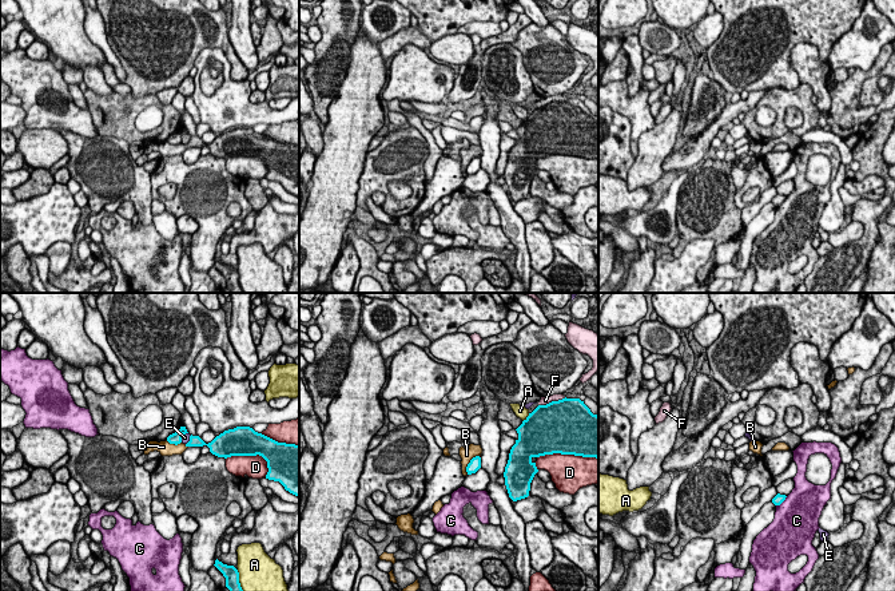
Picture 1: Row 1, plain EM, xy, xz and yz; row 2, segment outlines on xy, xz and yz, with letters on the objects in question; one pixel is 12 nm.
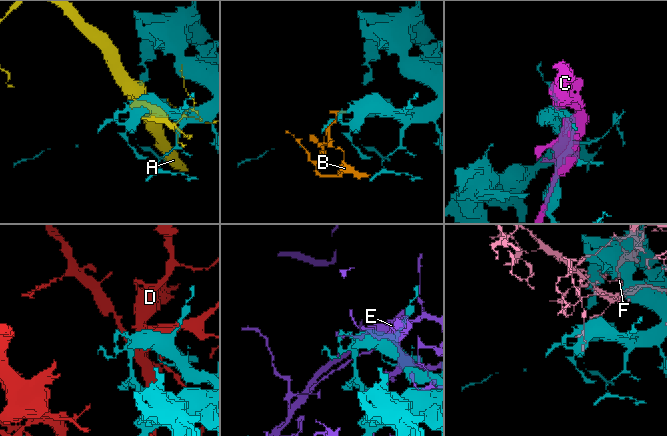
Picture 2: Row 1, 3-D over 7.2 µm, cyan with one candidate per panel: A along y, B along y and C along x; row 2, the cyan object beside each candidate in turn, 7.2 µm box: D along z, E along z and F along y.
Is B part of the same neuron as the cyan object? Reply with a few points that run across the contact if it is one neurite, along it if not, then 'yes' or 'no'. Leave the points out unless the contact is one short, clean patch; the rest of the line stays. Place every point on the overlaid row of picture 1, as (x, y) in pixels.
yes

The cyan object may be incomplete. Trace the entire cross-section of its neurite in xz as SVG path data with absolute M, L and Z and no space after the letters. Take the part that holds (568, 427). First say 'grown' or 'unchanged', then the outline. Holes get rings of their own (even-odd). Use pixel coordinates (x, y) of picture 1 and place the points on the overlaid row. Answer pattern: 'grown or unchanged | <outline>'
unchanged | M562 398L538 405L516 429L518 439L512 447L504 477L509 497L513 501L529 496L530 483L538 472L533 457L561 453L598 459L598 416L580 398Z

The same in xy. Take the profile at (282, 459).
grown | M186 427L167 437L166 441L150 441L144 455L158 451L162 456L182 455L188 447L207 445L218 457L262 456L267 461L266 479L279 481L286 491L299 497L299 445L278 443L250 427L236 427L224 431L211 443L206 444L199 436L190 436L187 444L182 436L188 433Z

